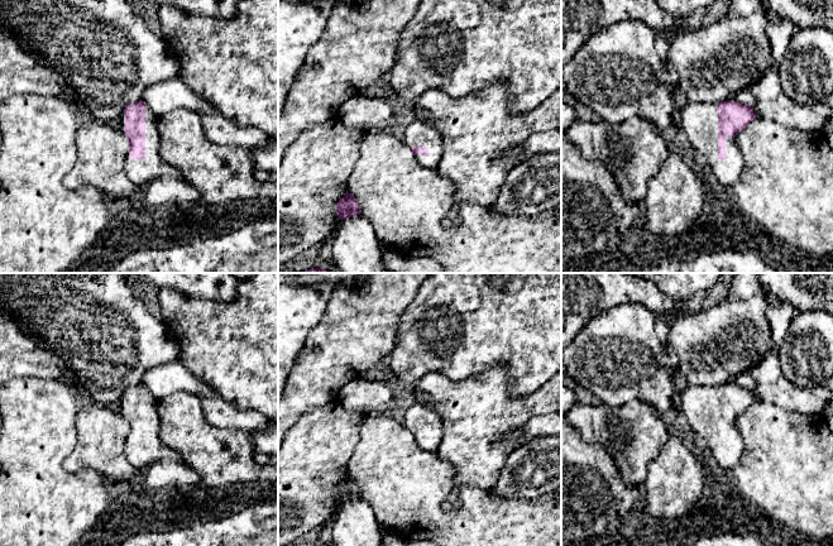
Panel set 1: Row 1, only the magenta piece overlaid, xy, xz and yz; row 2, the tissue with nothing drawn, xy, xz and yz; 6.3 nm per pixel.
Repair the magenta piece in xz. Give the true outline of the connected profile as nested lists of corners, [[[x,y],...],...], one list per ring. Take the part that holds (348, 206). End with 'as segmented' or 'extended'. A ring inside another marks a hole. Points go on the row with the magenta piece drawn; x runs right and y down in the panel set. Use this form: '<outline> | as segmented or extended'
[[[346,191],[345,196],[336,203],[336,211],[340,220],[360,215],[359,202]]] | as segmented

